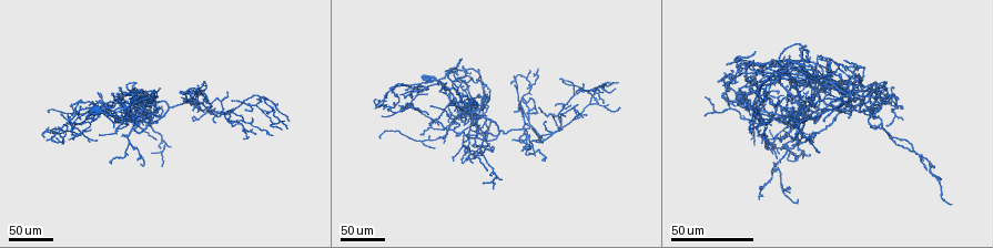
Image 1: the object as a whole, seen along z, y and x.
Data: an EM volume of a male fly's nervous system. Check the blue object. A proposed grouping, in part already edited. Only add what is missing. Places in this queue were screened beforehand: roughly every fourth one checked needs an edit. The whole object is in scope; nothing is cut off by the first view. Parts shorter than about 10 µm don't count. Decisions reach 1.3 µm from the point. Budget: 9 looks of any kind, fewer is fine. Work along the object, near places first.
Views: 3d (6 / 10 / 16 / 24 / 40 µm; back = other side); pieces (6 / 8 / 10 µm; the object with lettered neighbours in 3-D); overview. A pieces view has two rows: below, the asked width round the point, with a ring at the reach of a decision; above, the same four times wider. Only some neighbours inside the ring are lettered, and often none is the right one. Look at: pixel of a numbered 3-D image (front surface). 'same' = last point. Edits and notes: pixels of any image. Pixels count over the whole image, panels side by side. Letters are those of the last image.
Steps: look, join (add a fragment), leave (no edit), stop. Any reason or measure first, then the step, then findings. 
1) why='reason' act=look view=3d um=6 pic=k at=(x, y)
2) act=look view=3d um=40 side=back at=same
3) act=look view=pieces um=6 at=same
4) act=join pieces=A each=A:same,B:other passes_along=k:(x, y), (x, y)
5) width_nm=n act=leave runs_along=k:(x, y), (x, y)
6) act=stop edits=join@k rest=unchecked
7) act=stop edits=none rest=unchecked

why='end of a long branch' act=look view=3d um=40 pic=1 at=(471, 80)

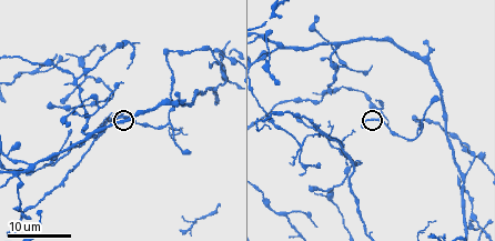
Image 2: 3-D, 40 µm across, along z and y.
why='what lies round it' act=look view=pieces um=6 pic=2 at=(363, 125)

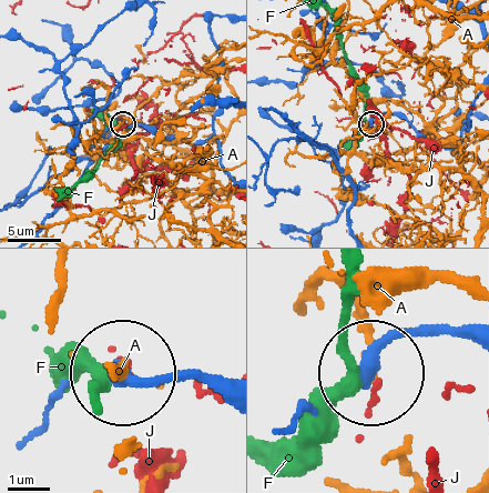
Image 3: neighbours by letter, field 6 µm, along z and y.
act=leave each=A:other,F:other,J:other runs_along=3:(477, 338), (413, 328), (374, 366) found='none of them fits'

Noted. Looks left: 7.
why='free end' act=look view=3d um=40 pic=1 at=(207, 101)

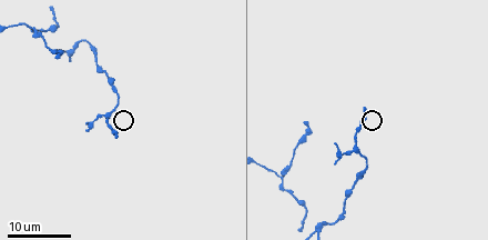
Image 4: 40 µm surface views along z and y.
act=look view=pieces um=6 pic=4 at=(364, 108)

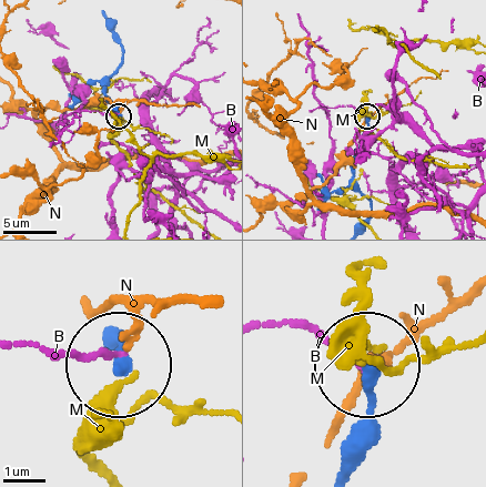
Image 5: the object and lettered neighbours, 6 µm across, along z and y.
act=leave each=B:other,M:other,N:other found='no lettered fragment goes on from it'

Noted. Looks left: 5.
why='branch stops here' act=look view=3d um=40 pic=1 at=(183, 103)

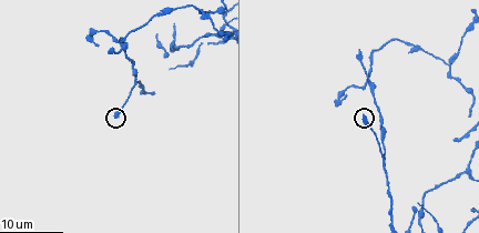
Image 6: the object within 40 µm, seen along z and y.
why='what lies round it' act=look view=pieces um=8 pic=6 at=(115, 119)

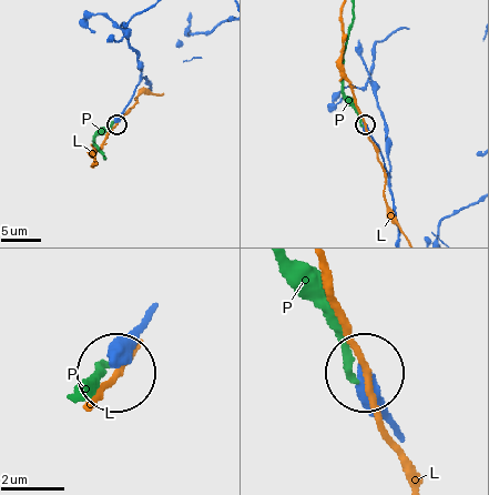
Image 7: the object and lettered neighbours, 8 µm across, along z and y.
act=leave each=L:other,P:other runs_along=7:(397, 230), (385, 164), (364, 125) found='none of them fits'

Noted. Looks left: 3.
why='an open end' act=look view=3d um=40 pic=1 at=(795, 115)

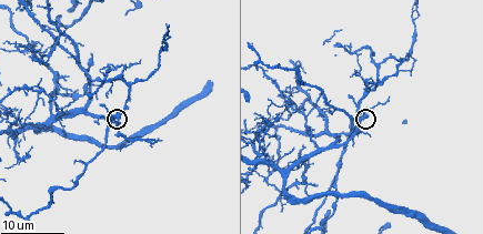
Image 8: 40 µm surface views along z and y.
act=look view=pieces um=6 pic=8 at=(366, 117)

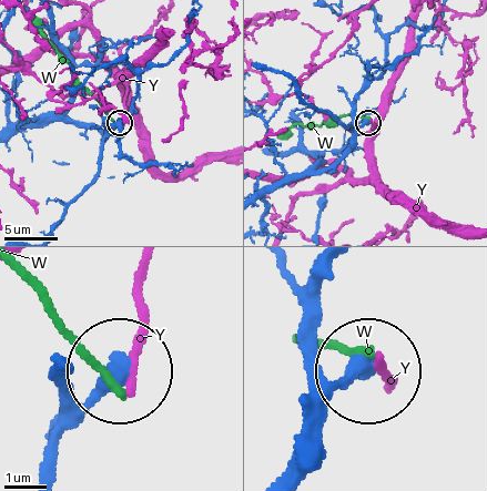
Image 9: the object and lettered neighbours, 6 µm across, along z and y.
act=leave each=W:other,Y:other runs_along=9:(280, 470), (322, 396), (361, 375) found='none of them fits'

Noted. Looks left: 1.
act=stop edits=none rest=unchecked

